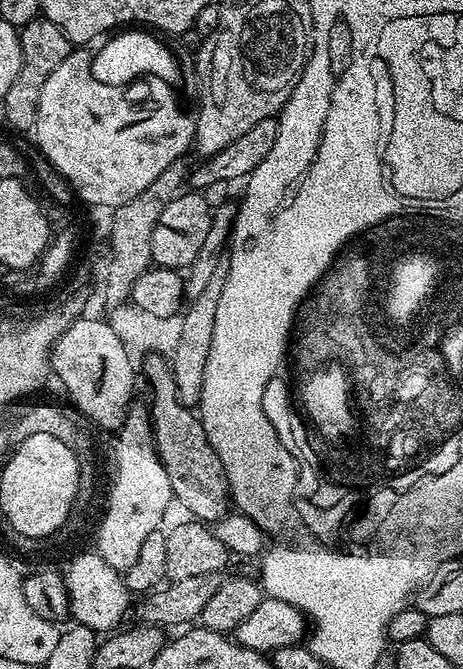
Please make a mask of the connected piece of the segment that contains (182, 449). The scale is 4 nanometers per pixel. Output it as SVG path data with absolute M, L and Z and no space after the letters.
M145 355L142 363L144 376L152 387L150 415L152 432L156 435L156 449L162 466L166 466L166 474L170 474L170 486L175 503L181 504L192 515L189 517L197 521L215 522L229 511L230 493L224 467L214 446L210 446L204 421L189 405L182 403L178 398L171 363L164 356Z

